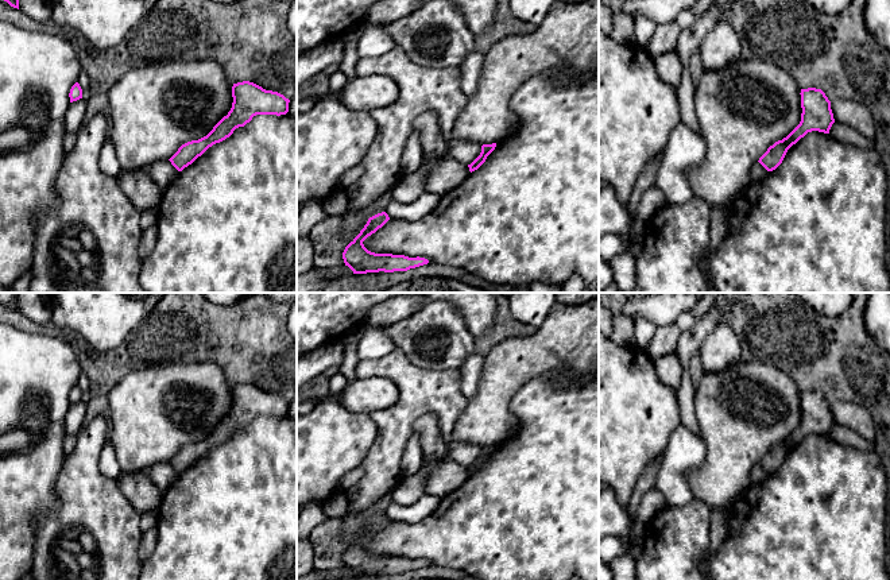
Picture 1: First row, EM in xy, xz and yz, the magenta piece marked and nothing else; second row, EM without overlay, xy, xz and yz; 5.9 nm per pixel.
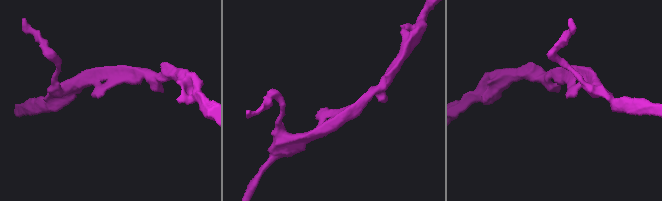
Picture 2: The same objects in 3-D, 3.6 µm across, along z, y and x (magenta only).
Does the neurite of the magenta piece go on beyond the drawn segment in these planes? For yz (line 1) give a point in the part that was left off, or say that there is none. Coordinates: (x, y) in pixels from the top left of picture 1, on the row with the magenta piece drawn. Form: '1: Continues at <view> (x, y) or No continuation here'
1: No continuation here

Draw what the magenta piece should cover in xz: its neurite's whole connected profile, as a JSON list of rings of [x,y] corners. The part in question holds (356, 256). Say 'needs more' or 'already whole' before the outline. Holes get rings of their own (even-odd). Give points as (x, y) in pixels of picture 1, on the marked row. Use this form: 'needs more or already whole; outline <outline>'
already whole; outline [[[386,212],[369,217],[360,233],[345,247],[343,259],[353,274],[407,271],[429,263],[425,258],[375,254],[364,247],[363,241],[382,228],[388,220],[390,217]]]

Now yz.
already whole; outline [[[801,89],[800,94],[802,108],[800,124],[786,138],[770,146],[758,161],[767,171],[775,170],[782,163],[788,150],[808,132],[829,134],[835,123],[831,101],[821,89]]]

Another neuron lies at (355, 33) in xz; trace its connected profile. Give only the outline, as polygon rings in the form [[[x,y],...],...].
[[[363,22],[355,27],[352,27],[351,30],[340,34],[338,36],[333,38],[341,42],[359,42],[360,36],[363,35],[365,27],[367,27],[367,22]]]

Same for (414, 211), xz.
[[[425,192],[415,201],[403,204],[398,198],[392,198],[386,213],[390,219],[399,219],[407,221],[418,221],[427,216],[440,204],[441,196]]]

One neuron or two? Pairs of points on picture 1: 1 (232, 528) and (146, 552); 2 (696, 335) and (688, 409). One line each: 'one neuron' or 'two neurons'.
1: two neurons
2: one neuron

